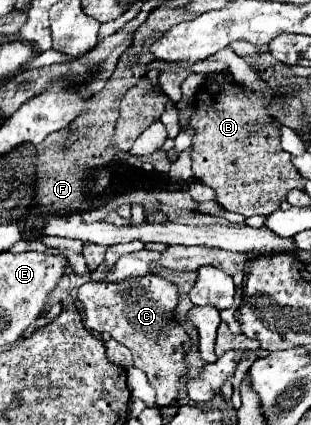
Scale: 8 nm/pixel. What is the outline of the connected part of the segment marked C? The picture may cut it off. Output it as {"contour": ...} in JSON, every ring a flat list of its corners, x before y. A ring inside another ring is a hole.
{"contour":[[151,273,147,277,133,277,131,283,130,280,120,284,105,281,87,281,85,285,81,285,77,289,77,297,81,299,81,303,85,307,85,325,89,329,97,331,97,333,107,331,107,333,111,333,111,337,115,341,123,343,133,353,133,365,147,375,149,385,155,389,157,407,169,405,177,397,179,379,183,375,187,375,183,355,185,355,185,351,189,347,187,333,173,319,173,311,175,311,175,305,177,305,177,287,173,283,169,283,167,279]]}

